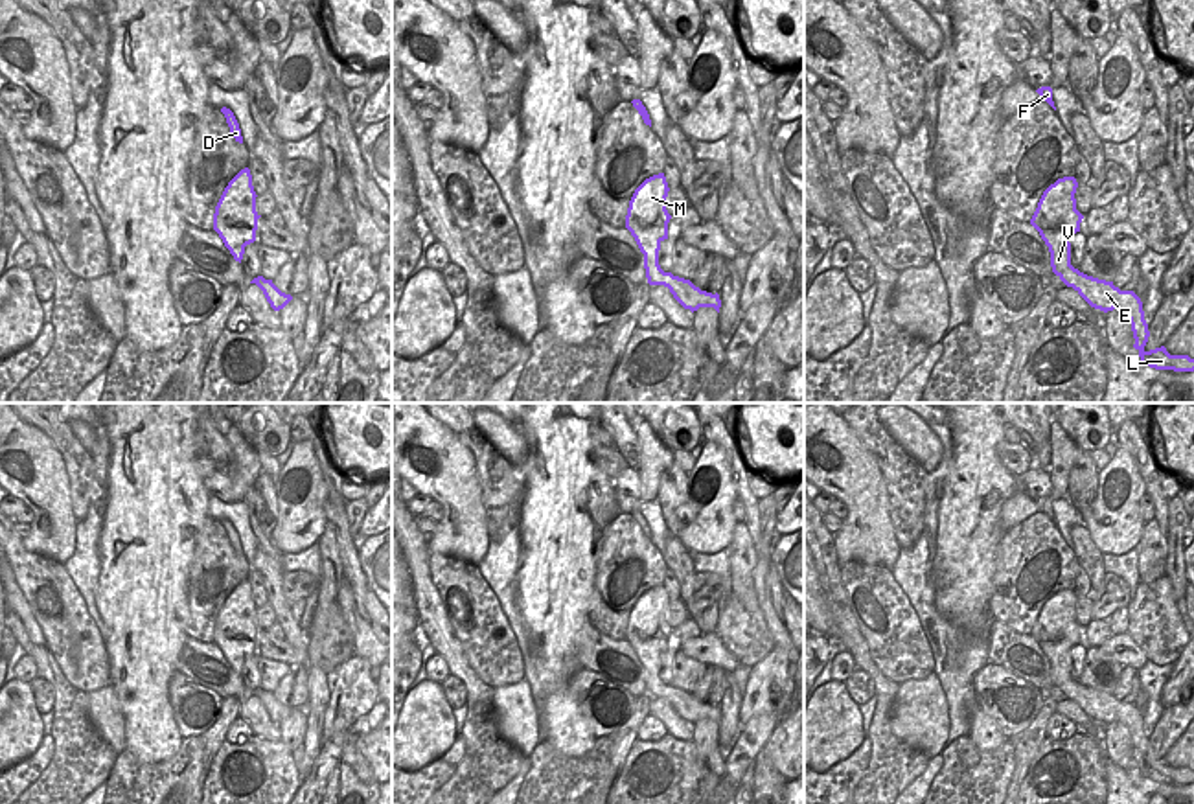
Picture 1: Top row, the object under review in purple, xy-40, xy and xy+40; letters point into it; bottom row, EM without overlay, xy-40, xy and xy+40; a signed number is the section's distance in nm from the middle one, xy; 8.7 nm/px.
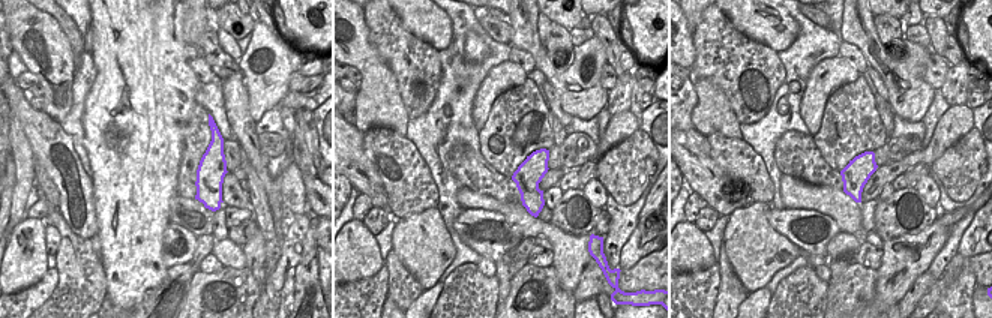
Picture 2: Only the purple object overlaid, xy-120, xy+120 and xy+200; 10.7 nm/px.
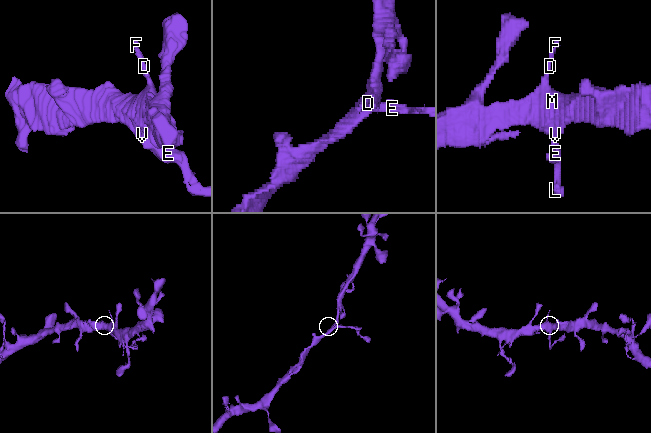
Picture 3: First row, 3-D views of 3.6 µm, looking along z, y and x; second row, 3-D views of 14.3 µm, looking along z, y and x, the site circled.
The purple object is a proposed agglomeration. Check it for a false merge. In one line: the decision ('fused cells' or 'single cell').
fused cells

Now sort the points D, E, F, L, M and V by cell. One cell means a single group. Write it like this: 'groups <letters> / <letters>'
groups D F M V / E L

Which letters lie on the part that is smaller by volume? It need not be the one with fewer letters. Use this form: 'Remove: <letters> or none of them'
Remove: E, L

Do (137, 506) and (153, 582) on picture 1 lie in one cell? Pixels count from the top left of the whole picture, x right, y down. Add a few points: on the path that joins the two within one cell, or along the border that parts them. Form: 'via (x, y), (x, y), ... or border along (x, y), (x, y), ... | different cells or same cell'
via (148, 525), (148, 563) | same cell

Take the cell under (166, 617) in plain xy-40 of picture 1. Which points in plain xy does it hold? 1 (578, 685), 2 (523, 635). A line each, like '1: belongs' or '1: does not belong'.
1: does not belong
2: does not belong

